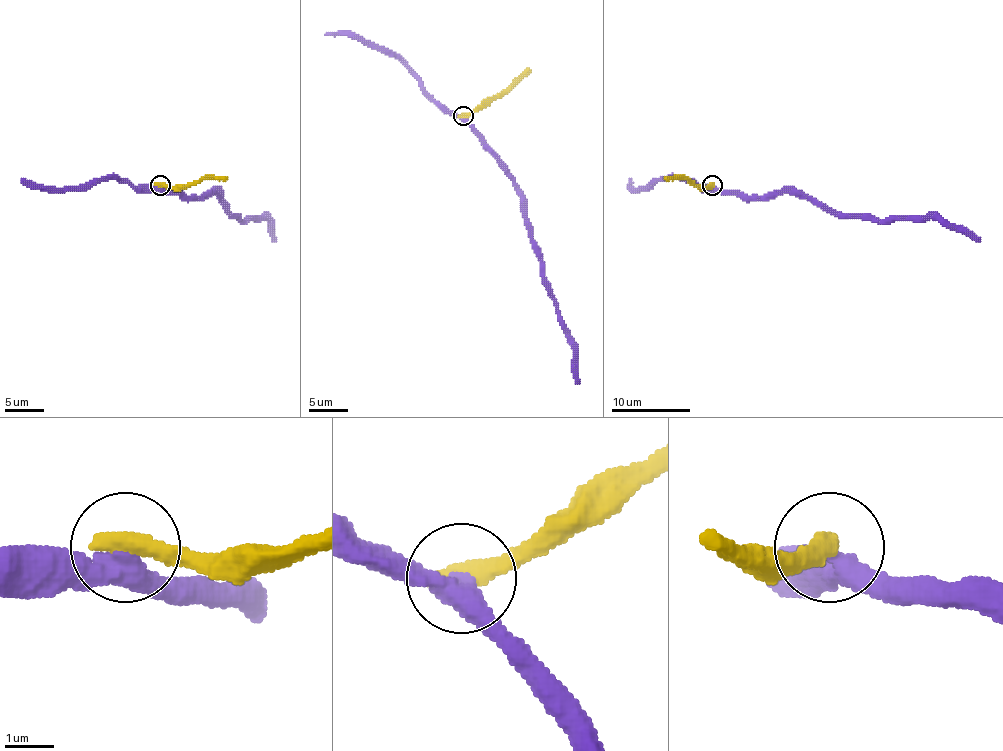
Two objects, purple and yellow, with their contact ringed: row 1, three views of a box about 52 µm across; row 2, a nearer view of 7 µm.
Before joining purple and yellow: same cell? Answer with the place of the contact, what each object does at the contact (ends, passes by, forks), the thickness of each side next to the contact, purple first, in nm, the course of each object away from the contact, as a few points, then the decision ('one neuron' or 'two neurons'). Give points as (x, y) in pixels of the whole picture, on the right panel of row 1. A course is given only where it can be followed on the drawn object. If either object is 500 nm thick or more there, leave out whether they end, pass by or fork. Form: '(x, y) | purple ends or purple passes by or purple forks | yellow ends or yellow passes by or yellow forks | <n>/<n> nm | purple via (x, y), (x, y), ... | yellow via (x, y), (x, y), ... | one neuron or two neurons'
(712, 185) | 420/500 nm | purple via (711, 186), (749, 196), (805, 194), (837, 212), (858, 218), (939, 218), (947, 224), (966, 228), (980, 241) | yellow via (711, 184), (702, 186), (688, 179), (666, 177) | two neurons

